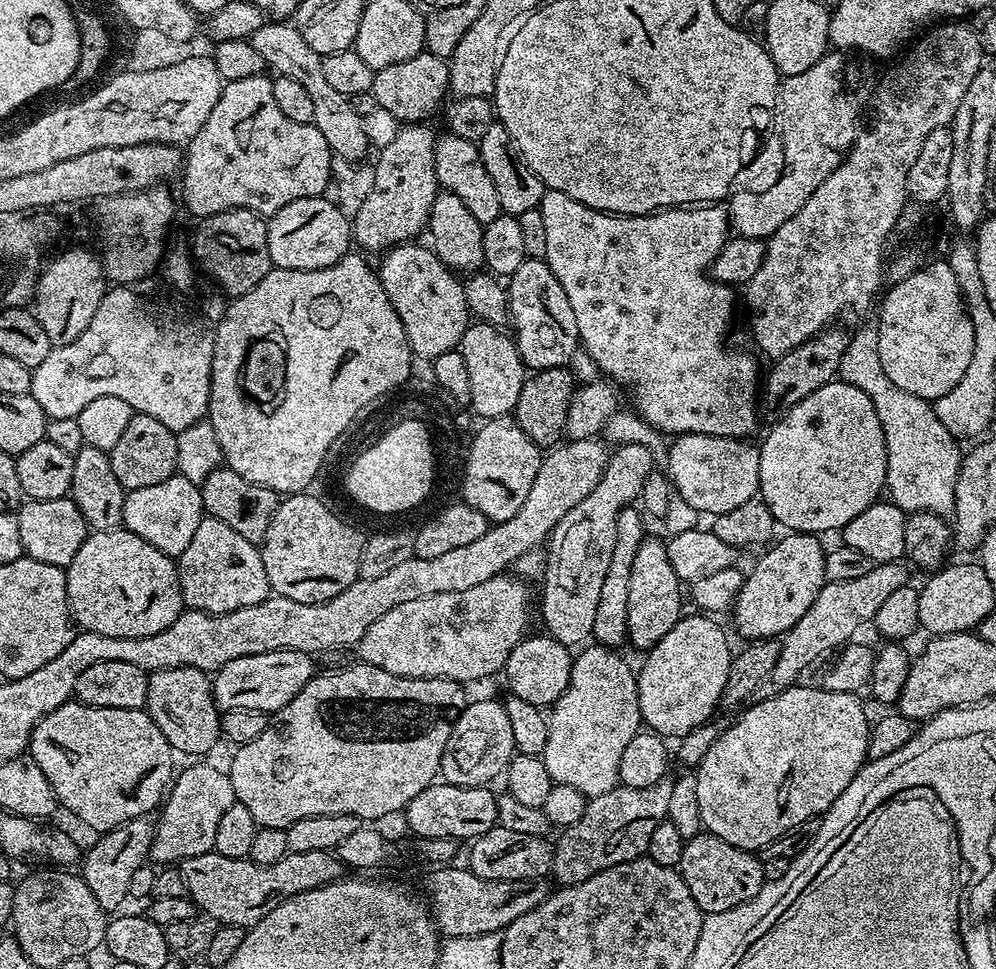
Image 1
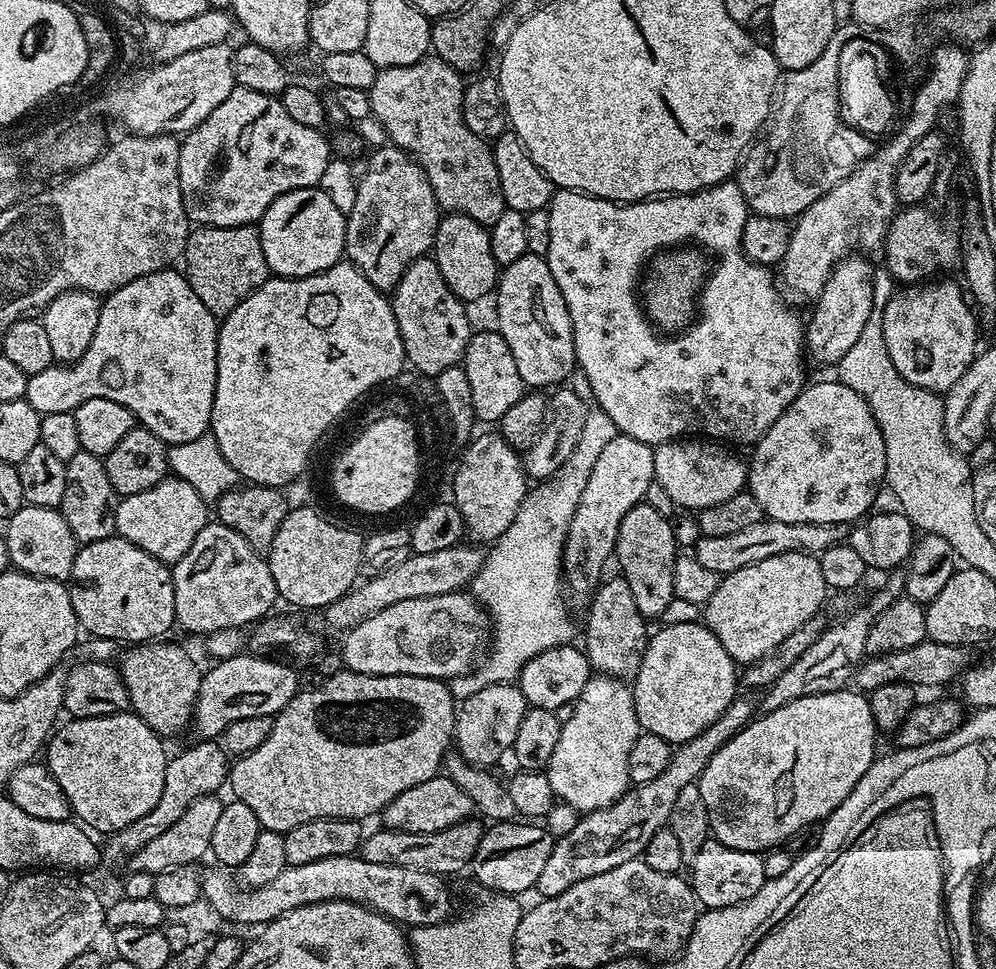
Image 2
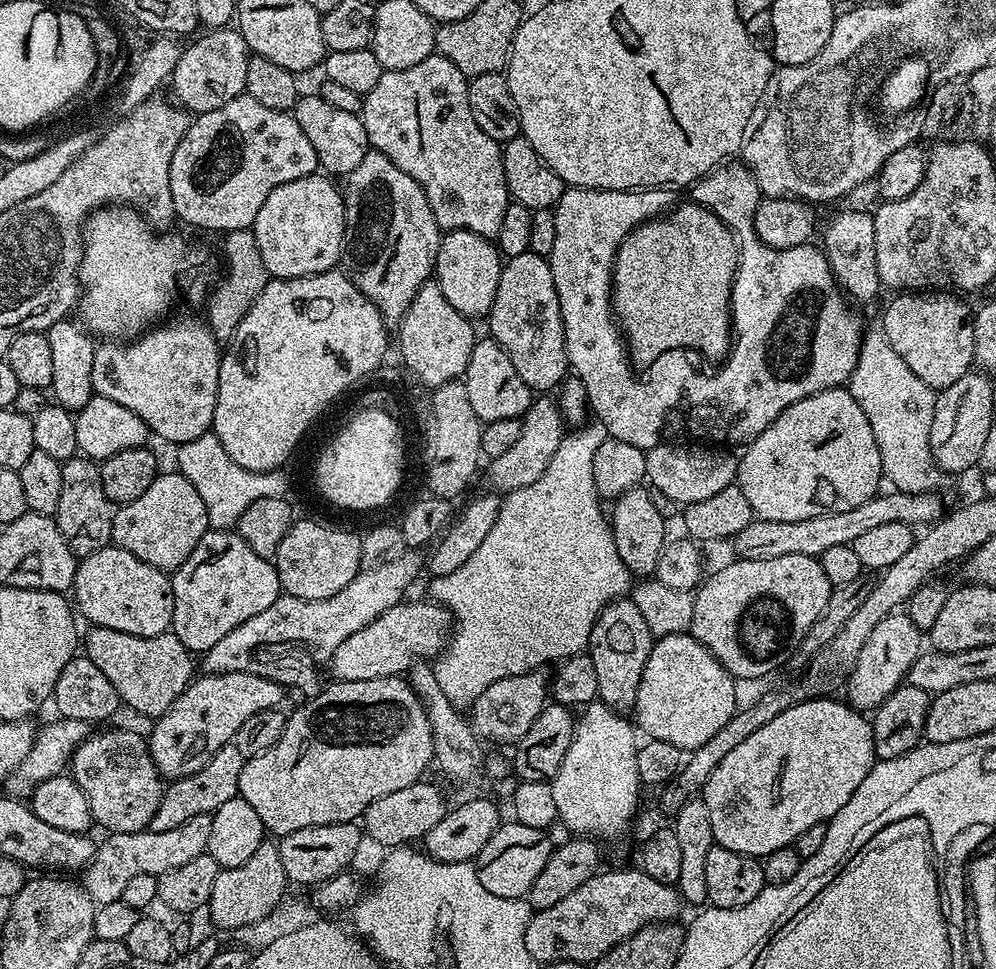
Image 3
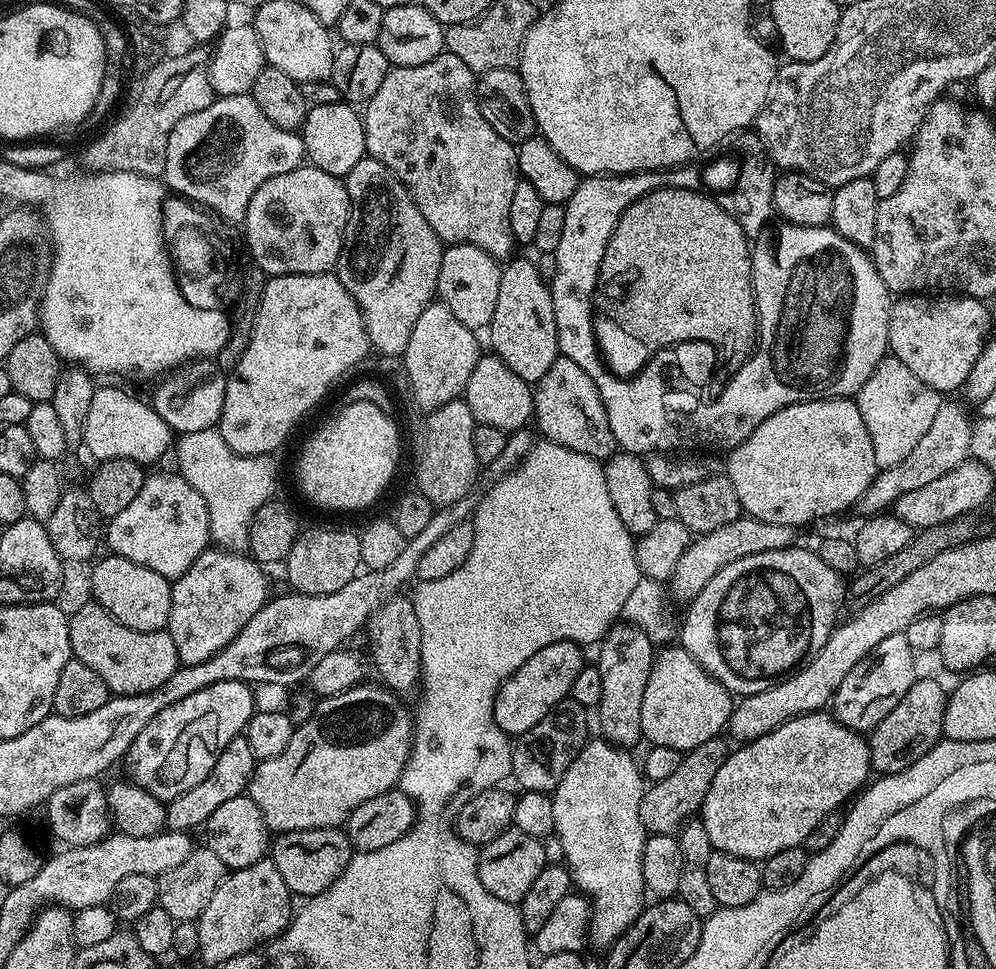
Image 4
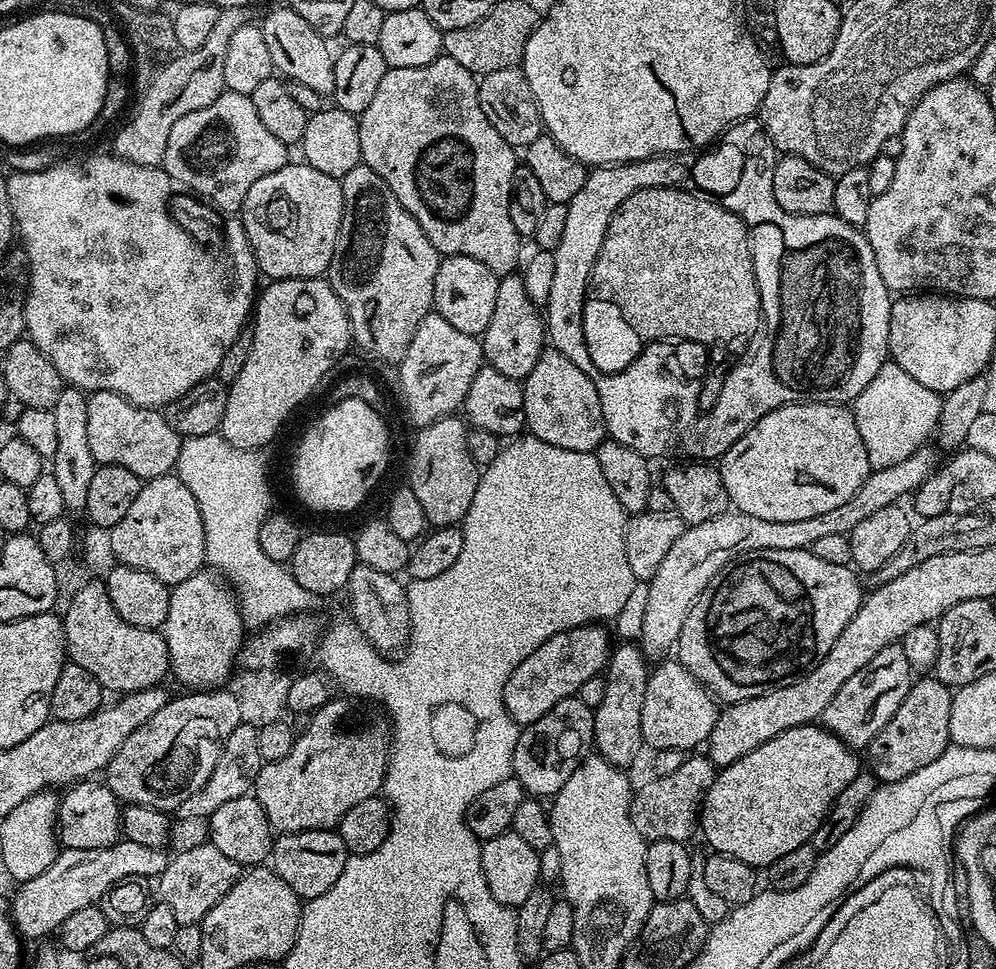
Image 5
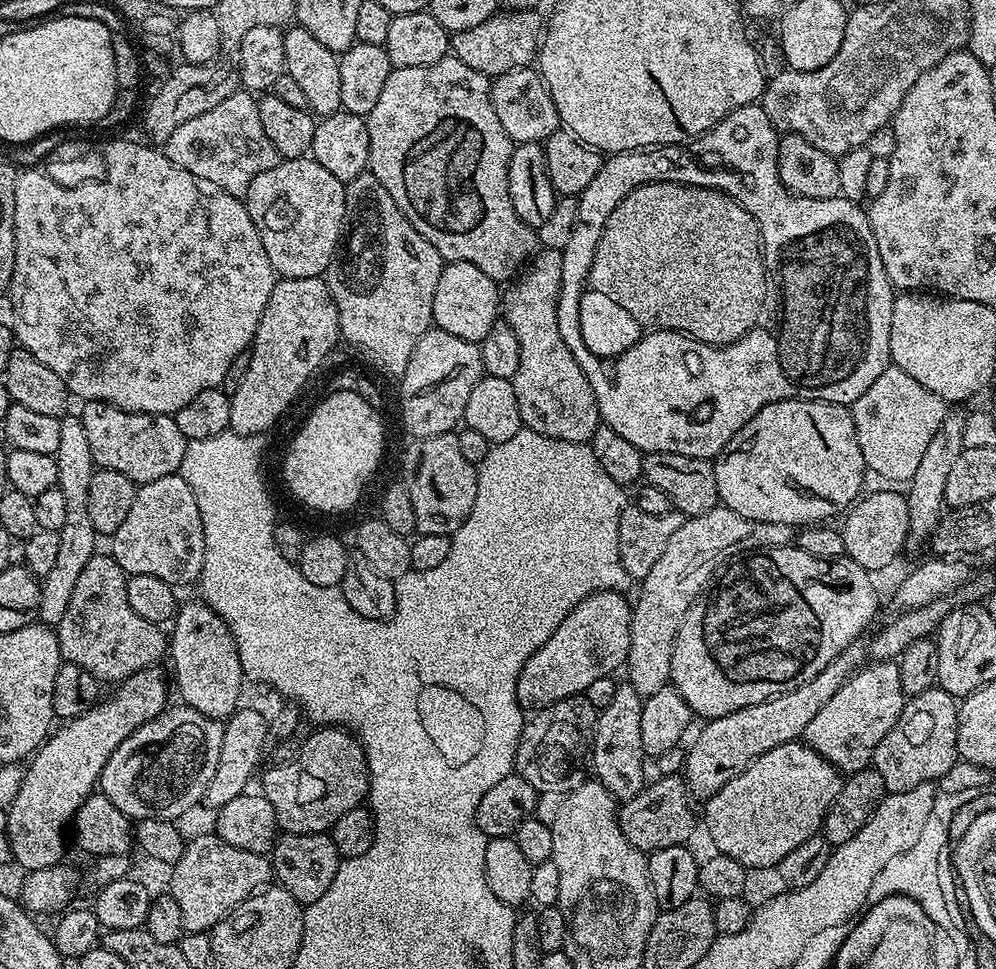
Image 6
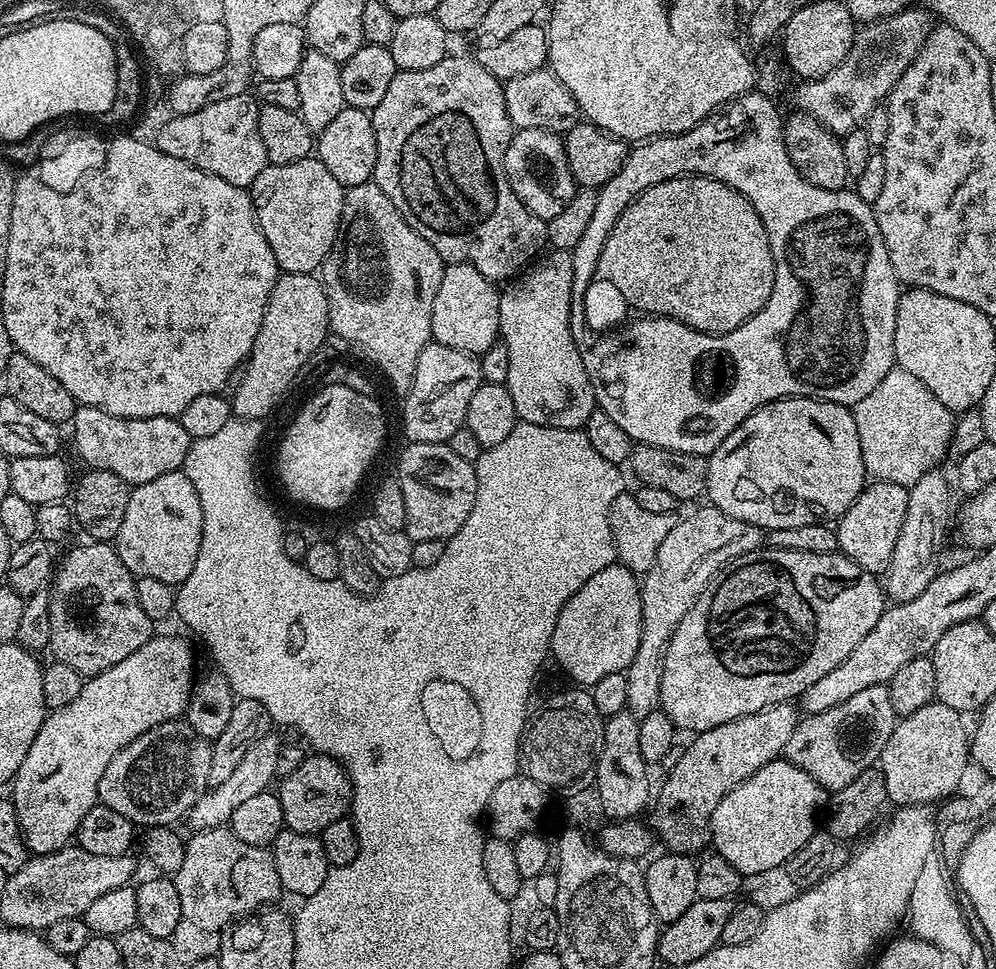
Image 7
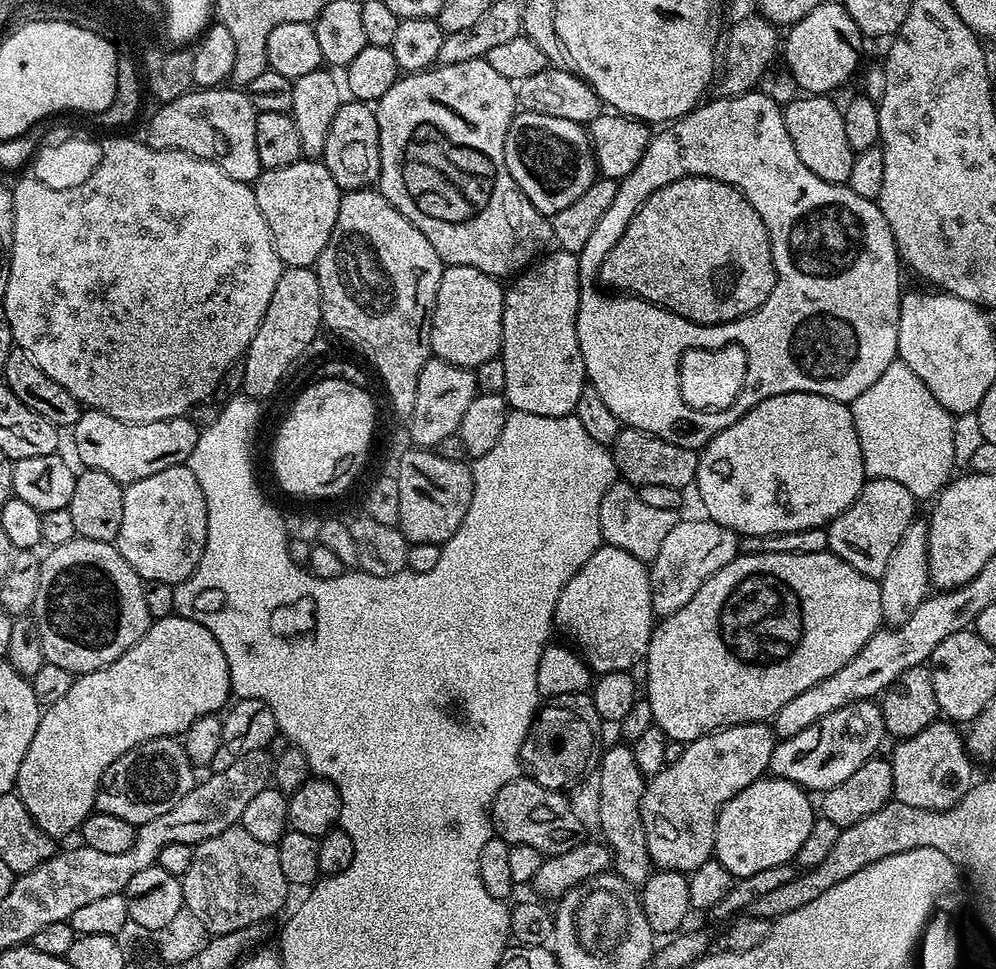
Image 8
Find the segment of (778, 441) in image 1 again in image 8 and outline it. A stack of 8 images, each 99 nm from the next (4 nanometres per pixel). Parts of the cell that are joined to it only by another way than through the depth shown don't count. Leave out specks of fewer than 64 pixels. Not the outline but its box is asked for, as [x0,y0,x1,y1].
[694,392,866,536]

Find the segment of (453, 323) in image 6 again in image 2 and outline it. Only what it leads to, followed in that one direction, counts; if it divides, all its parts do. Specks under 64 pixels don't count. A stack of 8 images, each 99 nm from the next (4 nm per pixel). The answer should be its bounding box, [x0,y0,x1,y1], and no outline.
[434,214,498,302]

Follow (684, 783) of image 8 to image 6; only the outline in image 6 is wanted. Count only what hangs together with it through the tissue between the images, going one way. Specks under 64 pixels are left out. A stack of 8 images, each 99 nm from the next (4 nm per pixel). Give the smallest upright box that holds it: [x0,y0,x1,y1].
[684,642,866,802]

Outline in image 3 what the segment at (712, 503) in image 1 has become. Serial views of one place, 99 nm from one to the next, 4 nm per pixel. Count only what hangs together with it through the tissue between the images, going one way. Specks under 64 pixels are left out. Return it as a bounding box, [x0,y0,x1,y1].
[645,442,738,506]

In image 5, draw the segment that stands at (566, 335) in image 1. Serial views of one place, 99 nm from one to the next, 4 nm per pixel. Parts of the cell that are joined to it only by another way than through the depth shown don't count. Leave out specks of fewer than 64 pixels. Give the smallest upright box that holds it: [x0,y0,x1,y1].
[482,274,546,381]

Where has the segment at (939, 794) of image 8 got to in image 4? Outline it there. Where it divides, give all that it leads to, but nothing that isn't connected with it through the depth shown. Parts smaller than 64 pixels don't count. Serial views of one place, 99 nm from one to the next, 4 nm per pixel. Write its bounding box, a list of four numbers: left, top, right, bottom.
[867,678,948,774]

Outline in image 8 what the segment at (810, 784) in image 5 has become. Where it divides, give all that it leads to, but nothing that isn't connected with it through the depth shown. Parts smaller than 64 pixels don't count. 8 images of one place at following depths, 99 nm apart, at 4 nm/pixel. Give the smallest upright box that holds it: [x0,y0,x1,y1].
[714,775,817,878]

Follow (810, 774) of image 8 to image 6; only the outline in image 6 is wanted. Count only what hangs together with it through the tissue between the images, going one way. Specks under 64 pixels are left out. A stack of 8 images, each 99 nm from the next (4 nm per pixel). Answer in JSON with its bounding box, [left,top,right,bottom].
[802,661,906,774]

